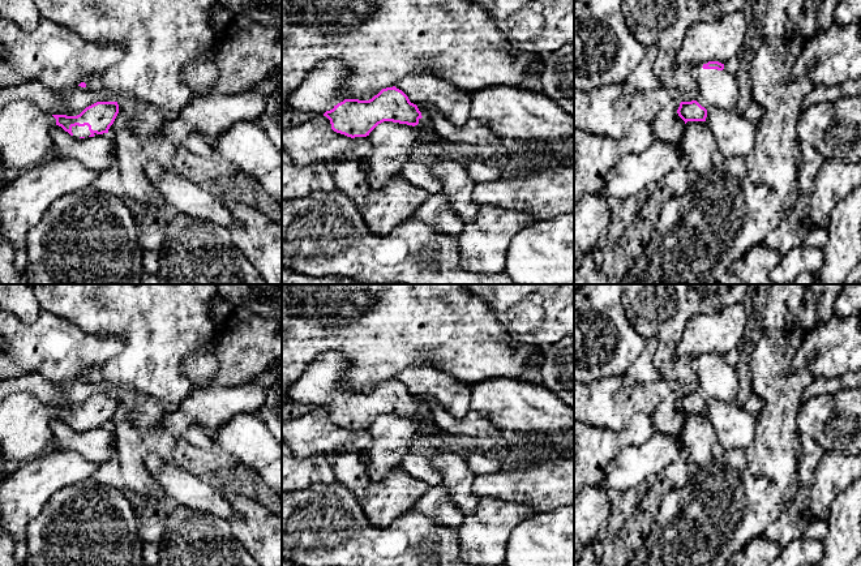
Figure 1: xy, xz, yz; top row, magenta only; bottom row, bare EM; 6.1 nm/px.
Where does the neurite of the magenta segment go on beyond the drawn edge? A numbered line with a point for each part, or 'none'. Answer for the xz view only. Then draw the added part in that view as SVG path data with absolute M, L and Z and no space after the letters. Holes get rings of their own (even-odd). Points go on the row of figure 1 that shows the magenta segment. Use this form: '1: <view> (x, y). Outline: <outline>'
1: xz (318, 91). Outline: M338 60L318 63L290 95L290 110L324 115L344 98L339 89L346 80L347 67Z
2: xz (427, 134). Outline: M421 112L421 116L423 117L419 119L419 124L415 125L419 132L419 145L442 141L436 133L429 116L425 112Z

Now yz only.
1: yz (716, 88). Outline: M708 61L691 67L691 77L698 86L695 100L706 110L719 107L727 111L734 110L740 98L736 73L725 69L703 69Z

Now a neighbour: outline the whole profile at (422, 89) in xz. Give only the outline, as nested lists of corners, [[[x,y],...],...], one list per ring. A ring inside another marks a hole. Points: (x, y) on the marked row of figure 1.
[[[410,74],[397,85],[414,104],[433,104],[451,124],[463,125],[471,119],[470,95],[462,94],[450,82],[434,76]]]

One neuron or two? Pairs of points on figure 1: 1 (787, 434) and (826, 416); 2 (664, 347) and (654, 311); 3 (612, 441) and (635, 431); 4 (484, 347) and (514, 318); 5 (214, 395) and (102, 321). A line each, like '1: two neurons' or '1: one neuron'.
1: two neurons
2: two neurons
3: one neuron
4: two neurons
5: two neurons

